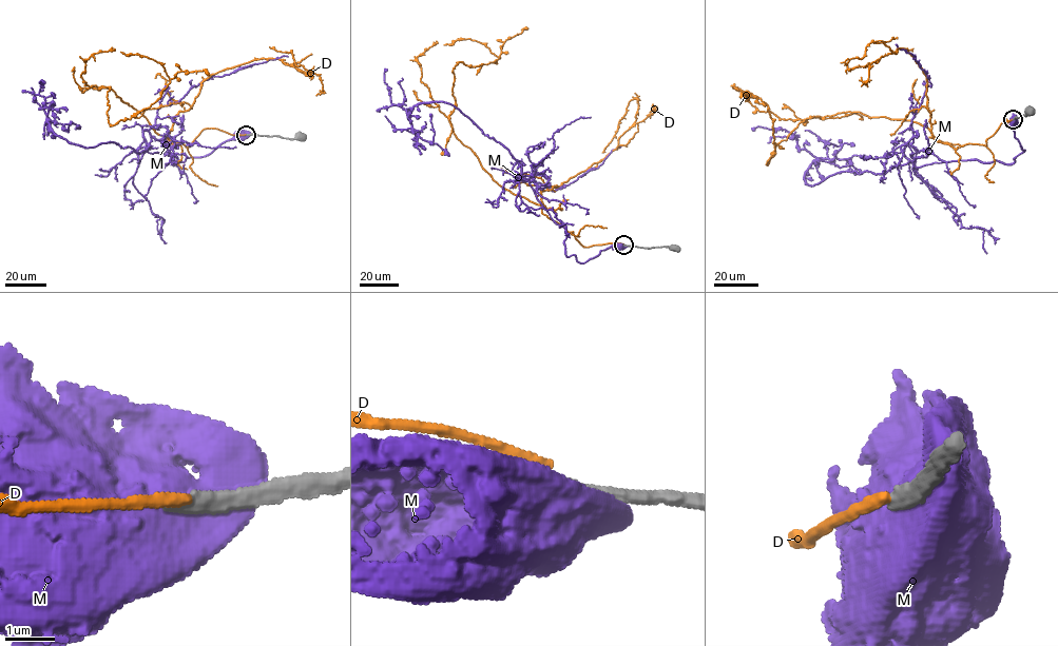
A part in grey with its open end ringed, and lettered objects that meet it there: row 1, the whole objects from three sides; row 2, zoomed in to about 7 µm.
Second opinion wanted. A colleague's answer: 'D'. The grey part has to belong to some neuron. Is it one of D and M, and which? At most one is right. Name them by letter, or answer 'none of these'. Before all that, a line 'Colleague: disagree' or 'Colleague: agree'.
Colleague: disagree
none of these

